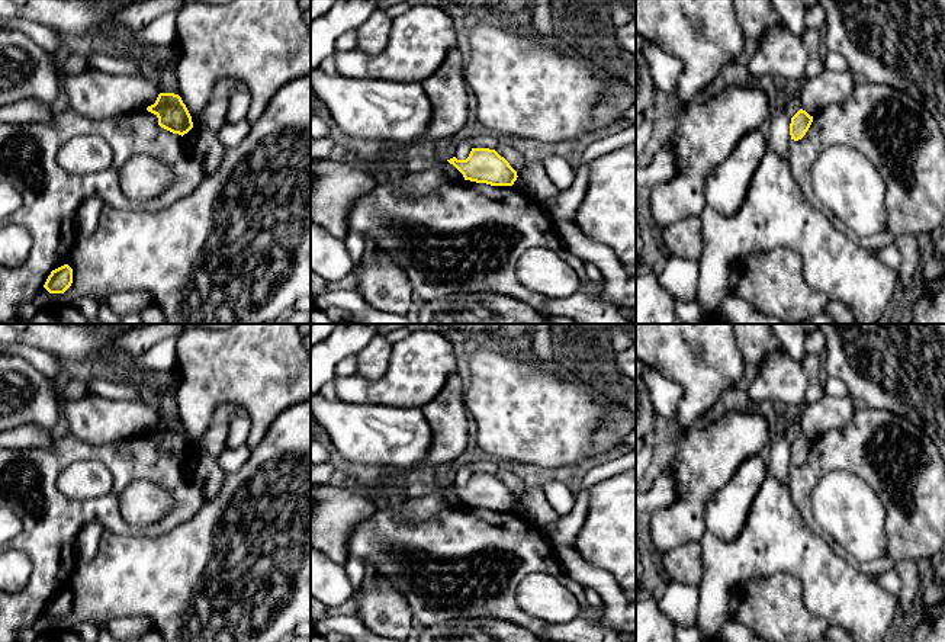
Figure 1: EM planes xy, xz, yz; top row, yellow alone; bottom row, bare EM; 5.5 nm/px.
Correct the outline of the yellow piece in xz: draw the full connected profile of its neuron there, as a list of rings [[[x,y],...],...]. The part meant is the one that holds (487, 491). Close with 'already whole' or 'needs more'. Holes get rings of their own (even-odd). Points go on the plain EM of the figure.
[[[472,474],[466,485],[456,482],[447,485],[465,503],[465,505],[486,508],[491,511],[512,511],[517,497],[495,475]]]; already whole

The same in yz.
[[[800,434],[793,443],[790,449],[790,460],[791,465],[801,465],[809,456],[813,447],[813,442],[810,442],[806,436]]]; already whole

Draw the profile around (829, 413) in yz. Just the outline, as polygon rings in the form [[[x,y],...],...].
[[[825,395],[814,404],[803,404],[800,411],[801,434],[810,442],[816,442],[829,430],[845,427],[858,407],[851,395],[843,398]]]

